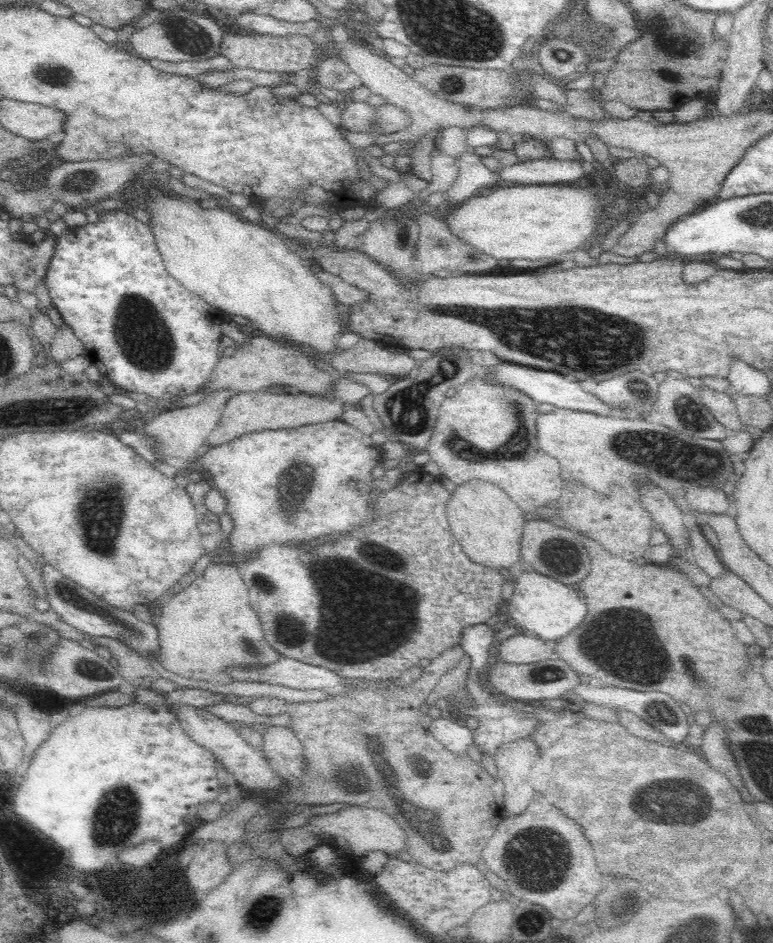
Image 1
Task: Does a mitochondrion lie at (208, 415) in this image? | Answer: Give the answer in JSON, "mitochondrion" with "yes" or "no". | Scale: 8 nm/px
{"mitochondrion":"no"}

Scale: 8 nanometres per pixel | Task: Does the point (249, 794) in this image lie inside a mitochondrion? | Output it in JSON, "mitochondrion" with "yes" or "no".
{"mitochondrion":"no"}

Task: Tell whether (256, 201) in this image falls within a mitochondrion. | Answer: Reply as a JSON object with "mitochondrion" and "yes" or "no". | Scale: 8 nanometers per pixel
{"mitochondrion":"no"}

